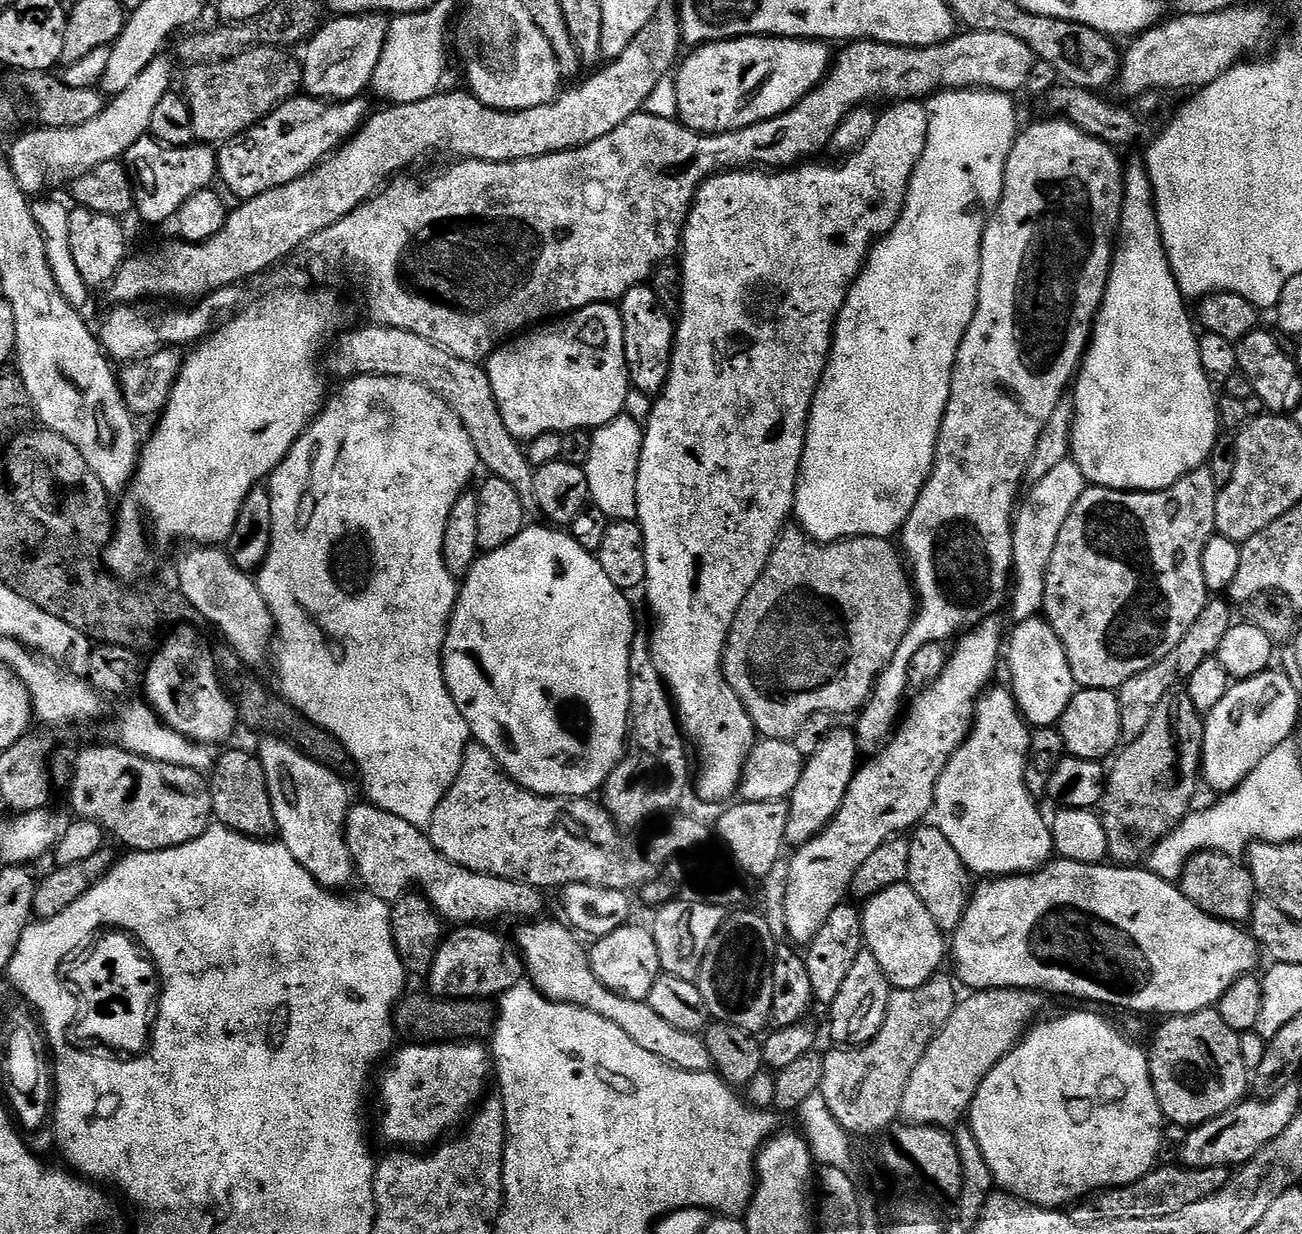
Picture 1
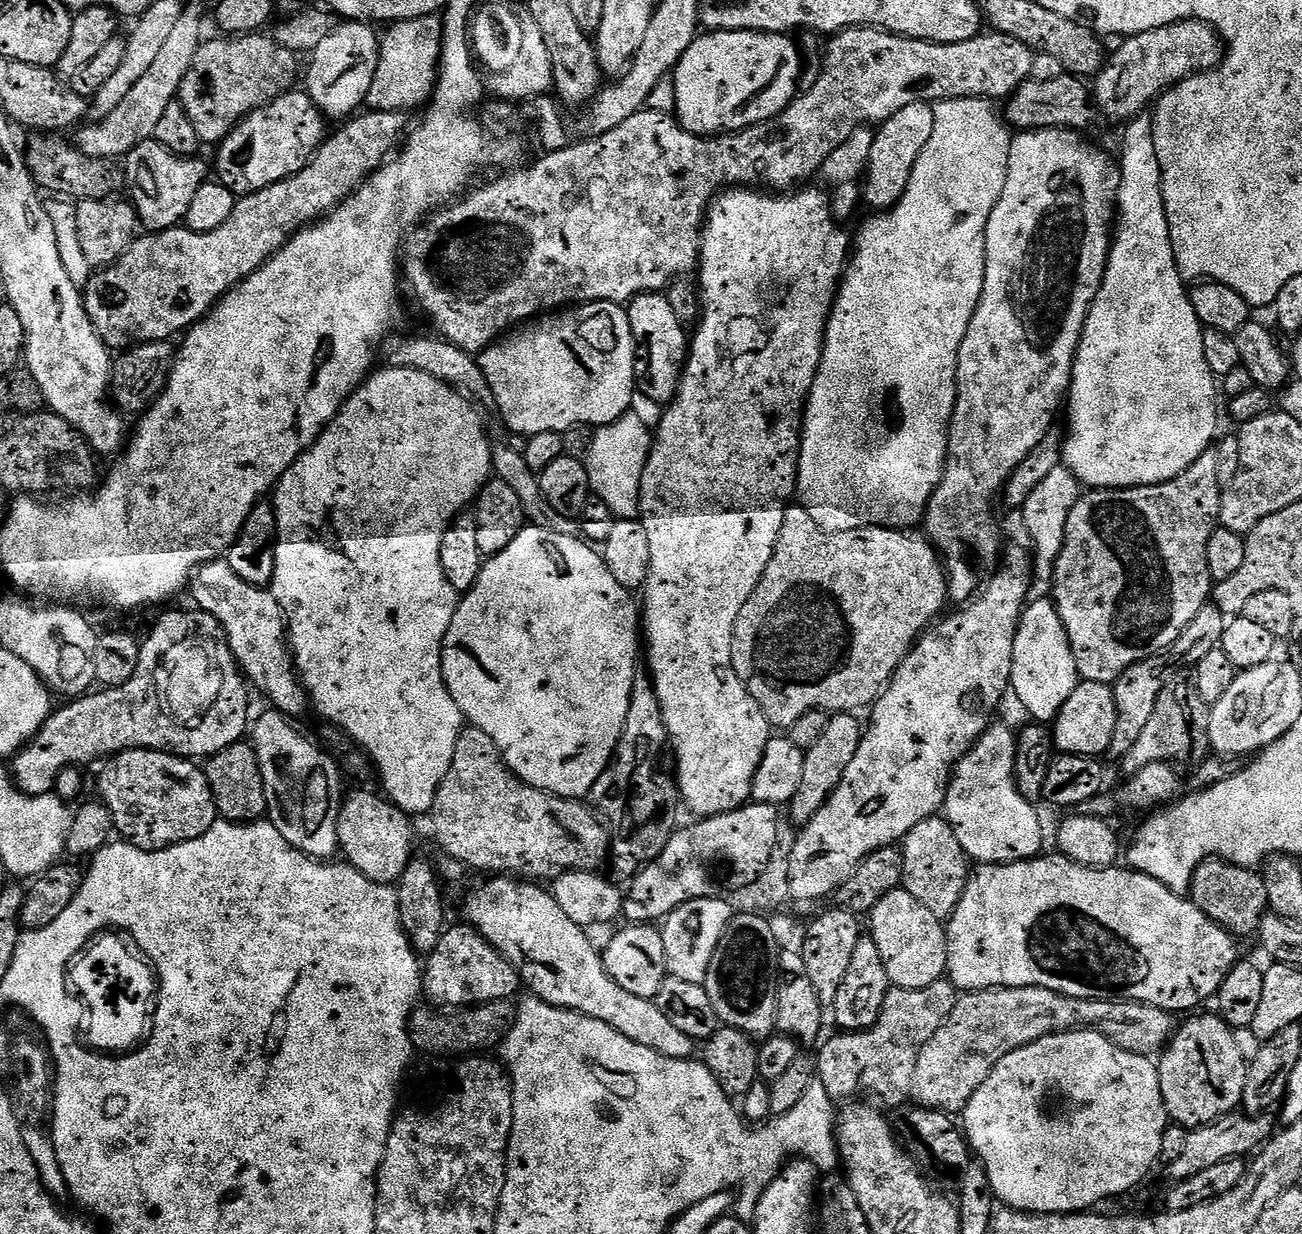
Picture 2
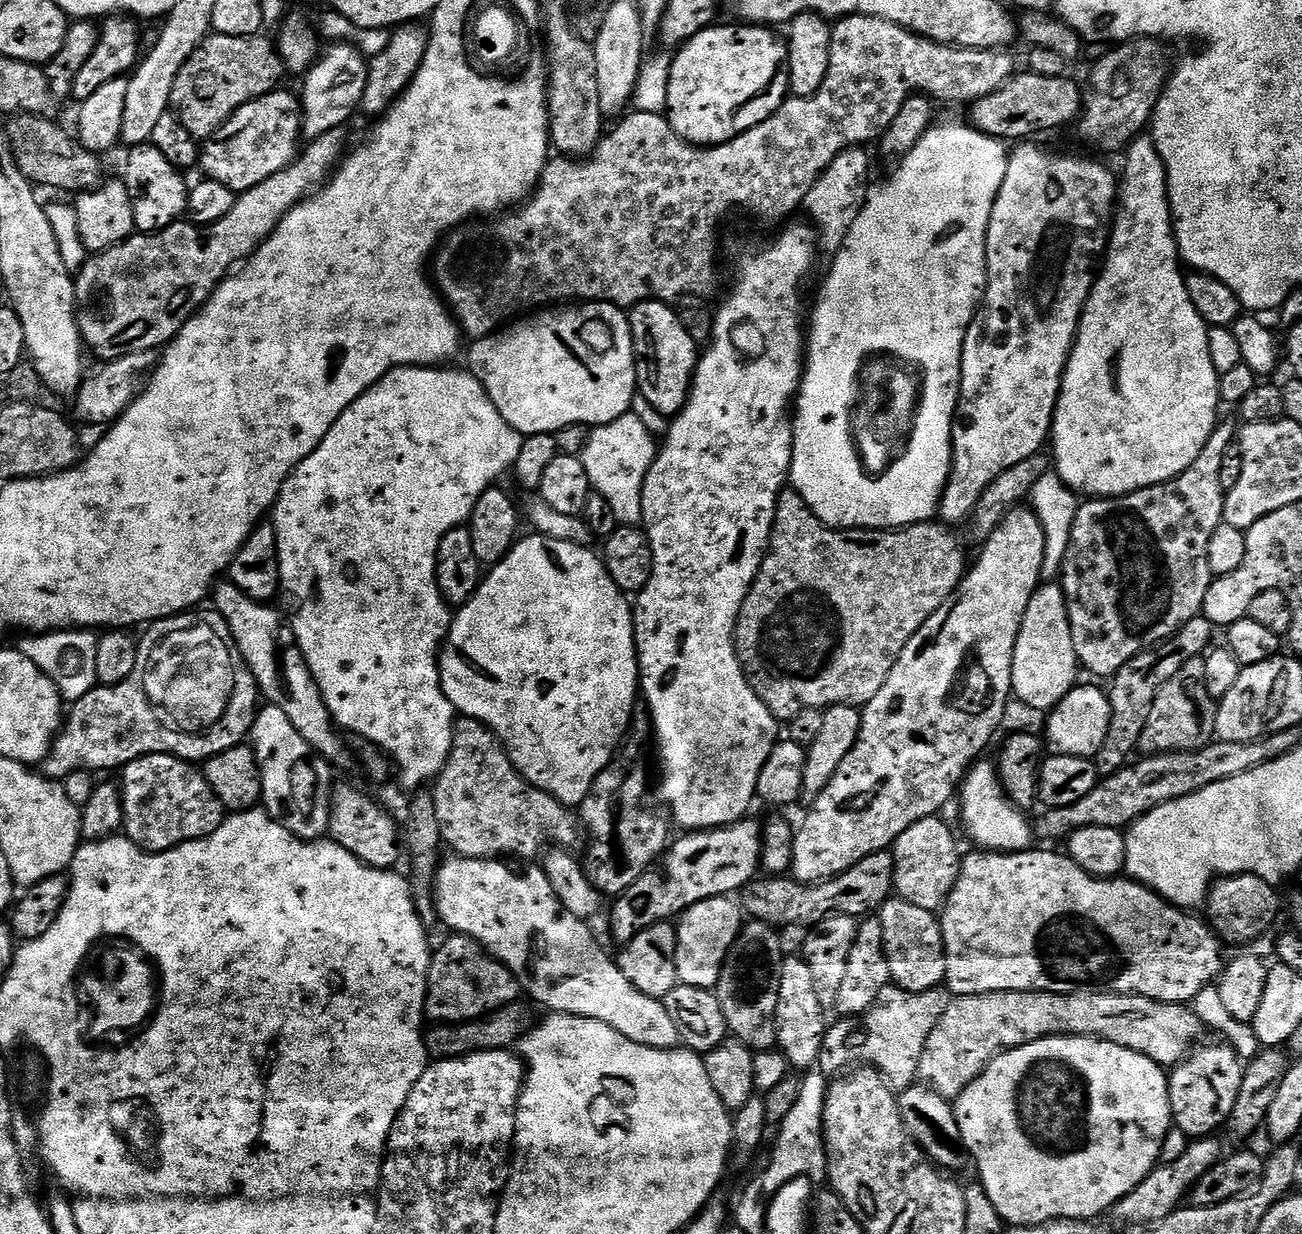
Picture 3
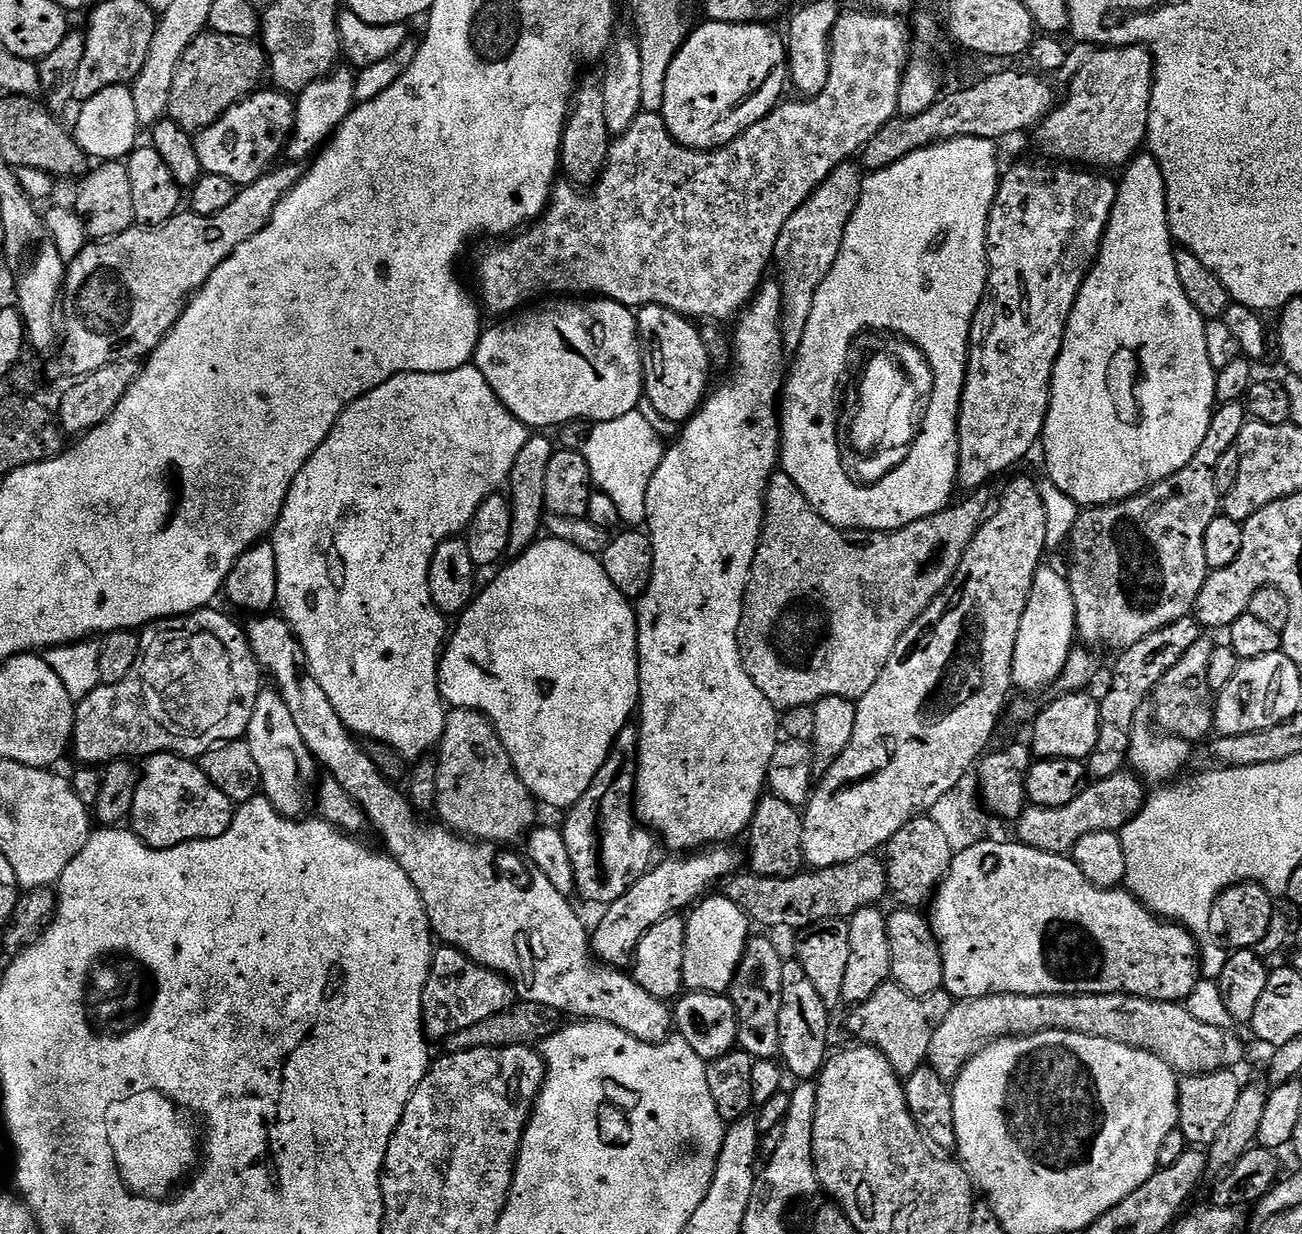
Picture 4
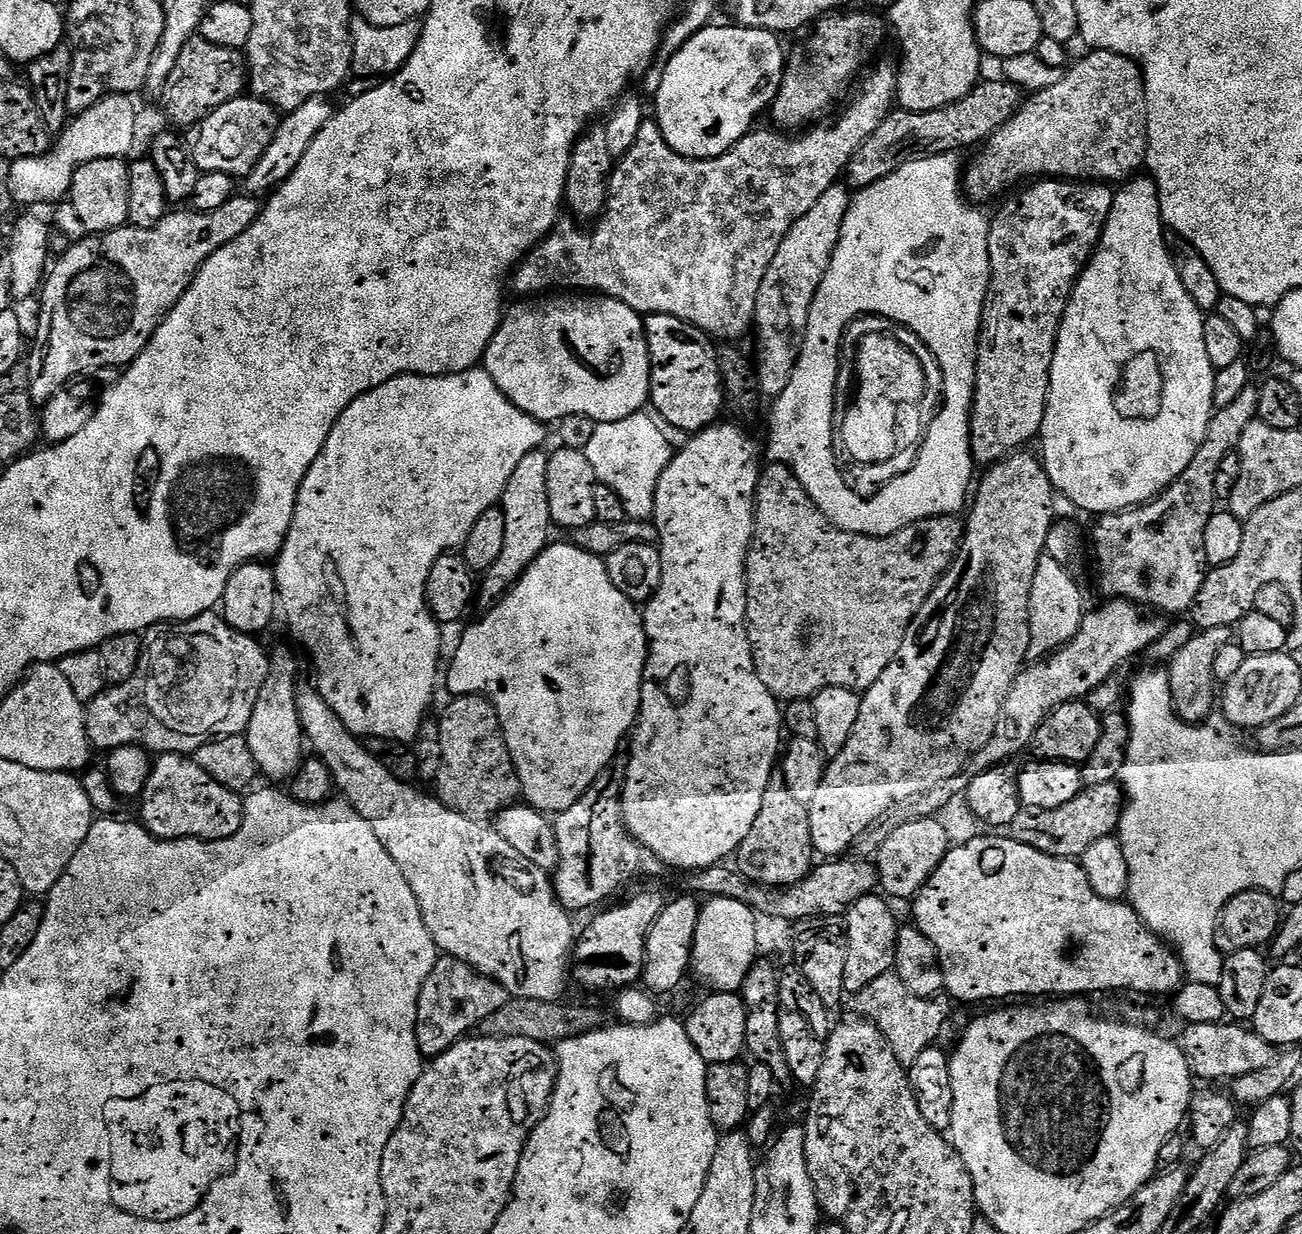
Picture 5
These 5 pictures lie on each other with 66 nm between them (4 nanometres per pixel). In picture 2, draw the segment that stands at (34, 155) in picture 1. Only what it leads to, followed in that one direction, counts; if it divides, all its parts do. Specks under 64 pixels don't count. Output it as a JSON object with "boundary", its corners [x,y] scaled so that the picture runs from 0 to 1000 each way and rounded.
{"boundary":[[[151,3],[146,4],[145,6],[144,4],[139,9],[137,18],[134,18],[124,41],[121,41],[121,47],[118,47],[115,57],[112,57],[112,60],[109,60],[109,63],[103,66],[100,76],[97,76],[97,79],[91,83],[86,92],[71,99],[74,100],[65,100],[61,105],[62,107],[57,112],[58,118],[68,126],[94,128],[100,122],[103,122],[103,118],[106,118],[111,113],[118,113],[121,105],[121,98],[124,96],[127,86],[136,80],[140,63],[143,63],[143,57],[146,57],[146,50],[149,50],[149,44],[154,35],[154,6]]]}

